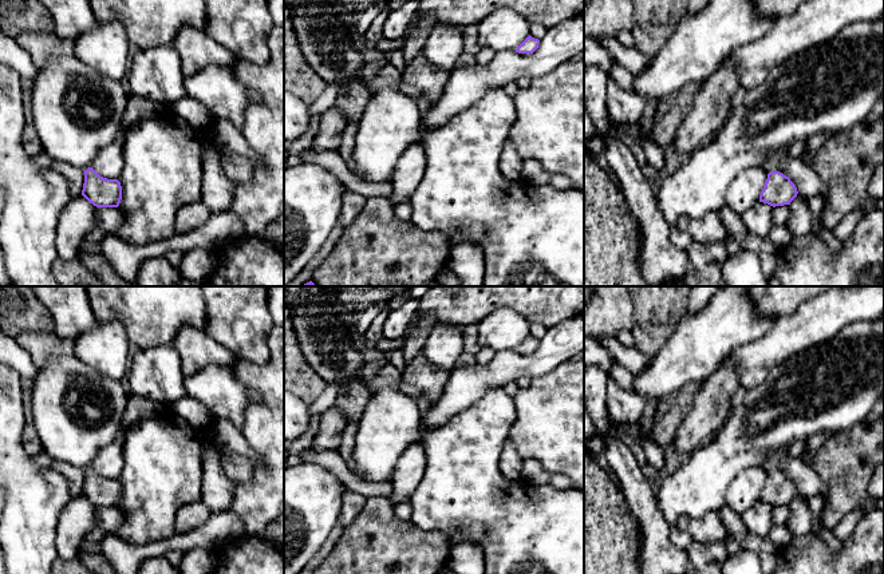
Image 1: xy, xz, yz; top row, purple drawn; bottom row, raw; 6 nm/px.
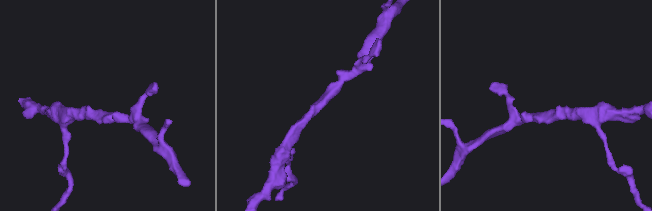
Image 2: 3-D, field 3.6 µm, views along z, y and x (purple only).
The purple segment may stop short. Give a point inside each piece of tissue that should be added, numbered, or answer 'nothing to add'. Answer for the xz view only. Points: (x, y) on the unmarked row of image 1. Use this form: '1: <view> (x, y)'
nothing to add

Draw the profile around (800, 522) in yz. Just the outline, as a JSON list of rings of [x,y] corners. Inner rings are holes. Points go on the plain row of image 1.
[[[801,494],[790,502],[789,504],[792,515],[786,523],[790,533],[797,535],[805,535],[812,531],[812,514],[809,510],[808,499]]]

